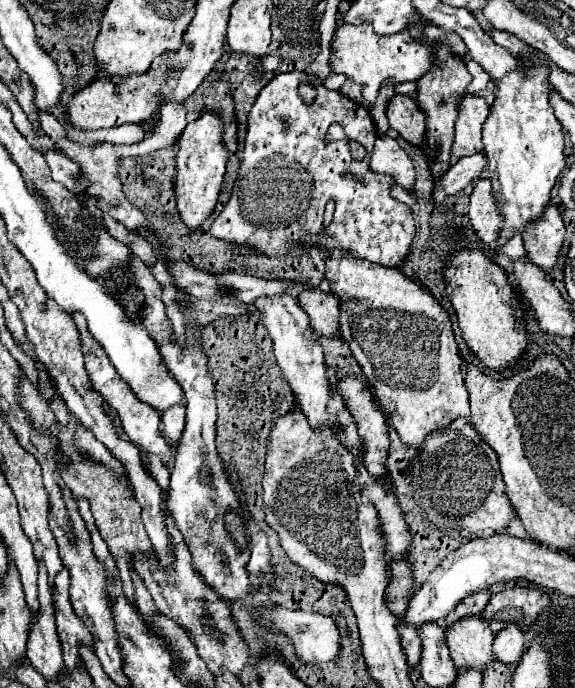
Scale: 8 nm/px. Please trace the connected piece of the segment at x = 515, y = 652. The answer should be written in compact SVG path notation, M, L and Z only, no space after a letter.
M508 624L500 630L492 642L494 656L504 664L514 664L524 654L524 632L516 624Z

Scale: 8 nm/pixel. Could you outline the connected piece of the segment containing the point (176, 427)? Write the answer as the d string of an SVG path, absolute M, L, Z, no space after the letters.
M180 402L180 406L170 406L170 410L162 414L162 428L166 426L166 436L170 440L180 440L184 424L186 424L186 402Z

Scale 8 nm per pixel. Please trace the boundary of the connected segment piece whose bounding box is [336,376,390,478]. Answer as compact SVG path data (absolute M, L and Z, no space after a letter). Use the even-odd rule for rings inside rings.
M344 376L338 378L336 382L336 390L338 394L344 398L344 406L348 408L348 412L352 414L356 426L358 426L358 434L362 438L362 464L366 466L368 474L372 474L374 478L382 478L388 476L388 468L386 468L386 458L390 452L390 438L388 438L388 424L386 424L386 416L380 410L378 402L374 400L374 394L370 392L370 388L358 380L356 376Z

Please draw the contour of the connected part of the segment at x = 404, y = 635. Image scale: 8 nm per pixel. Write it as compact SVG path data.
M402 622L398 624L398 632L400 632L400 638L402 638L402 648L408 656L408 664L410 666L416 666L420 662L420 652L422 652L422 646L420 646L420 636L418 636L418 628L414 626L404 626Z

